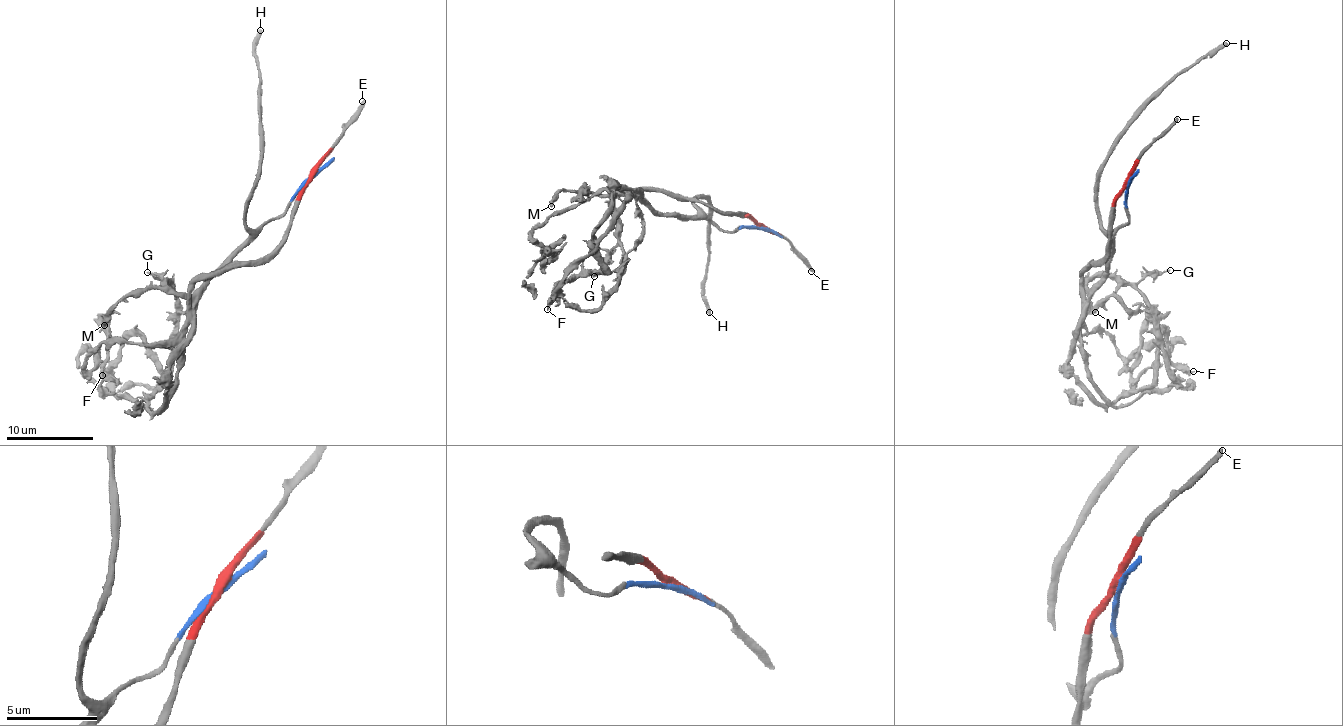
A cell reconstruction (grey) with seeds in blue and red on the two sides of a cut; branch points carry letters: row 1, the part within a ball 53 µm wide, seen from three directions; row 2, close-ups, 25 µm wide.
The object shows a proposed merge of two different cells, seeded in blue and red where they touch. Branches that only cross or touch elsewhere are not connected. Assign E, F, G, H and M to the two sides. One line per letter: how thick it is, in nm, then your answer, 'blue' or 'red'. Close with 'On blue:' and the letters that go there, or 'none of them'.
E: 280 nm | red
F: 280 nm | blue
G: 130 nm | blue
H: 320 nm | blue
M: 320 nm | blue
On blue: F, G, H, M

